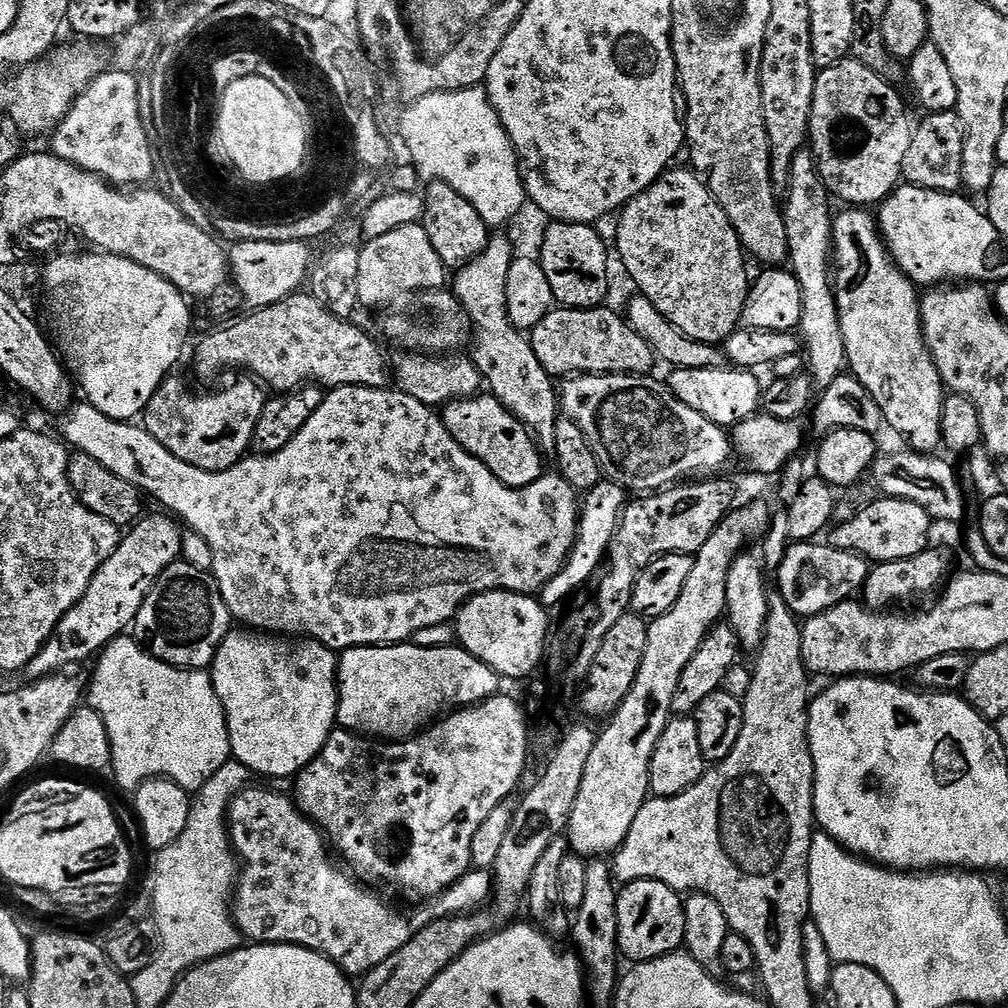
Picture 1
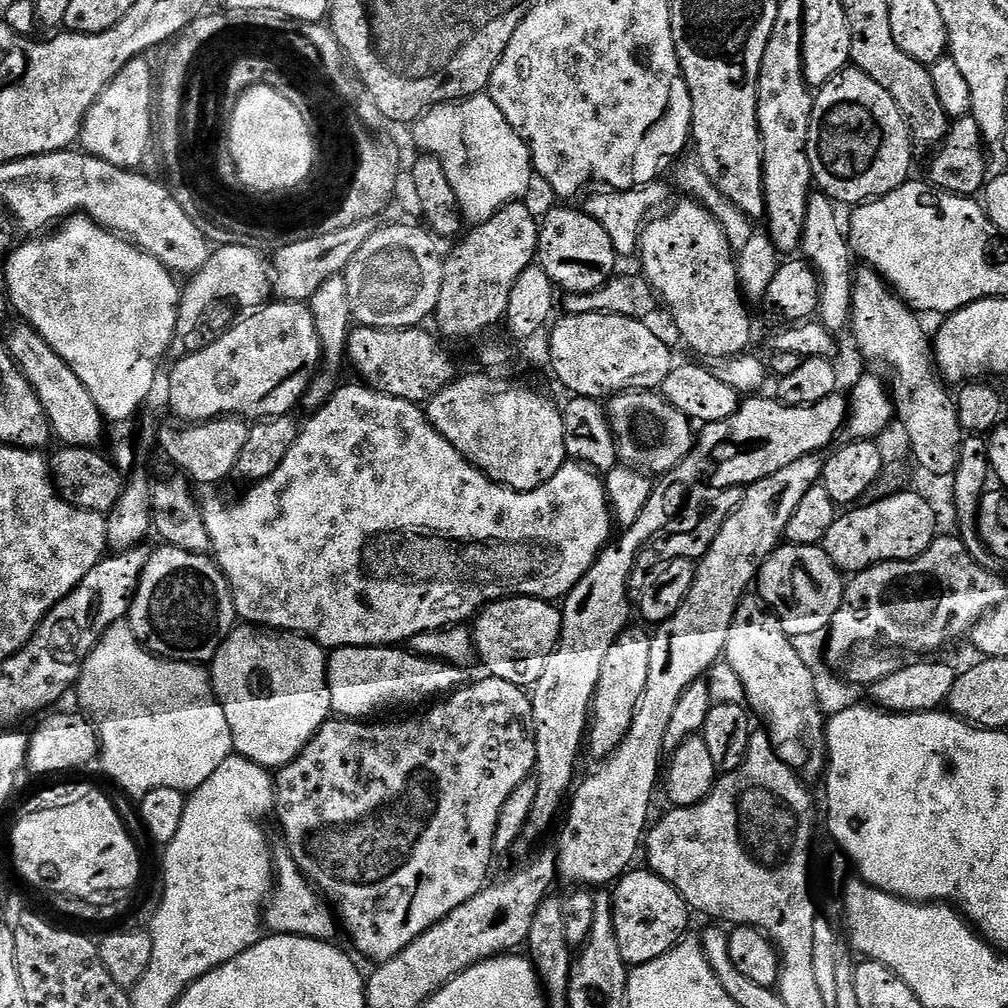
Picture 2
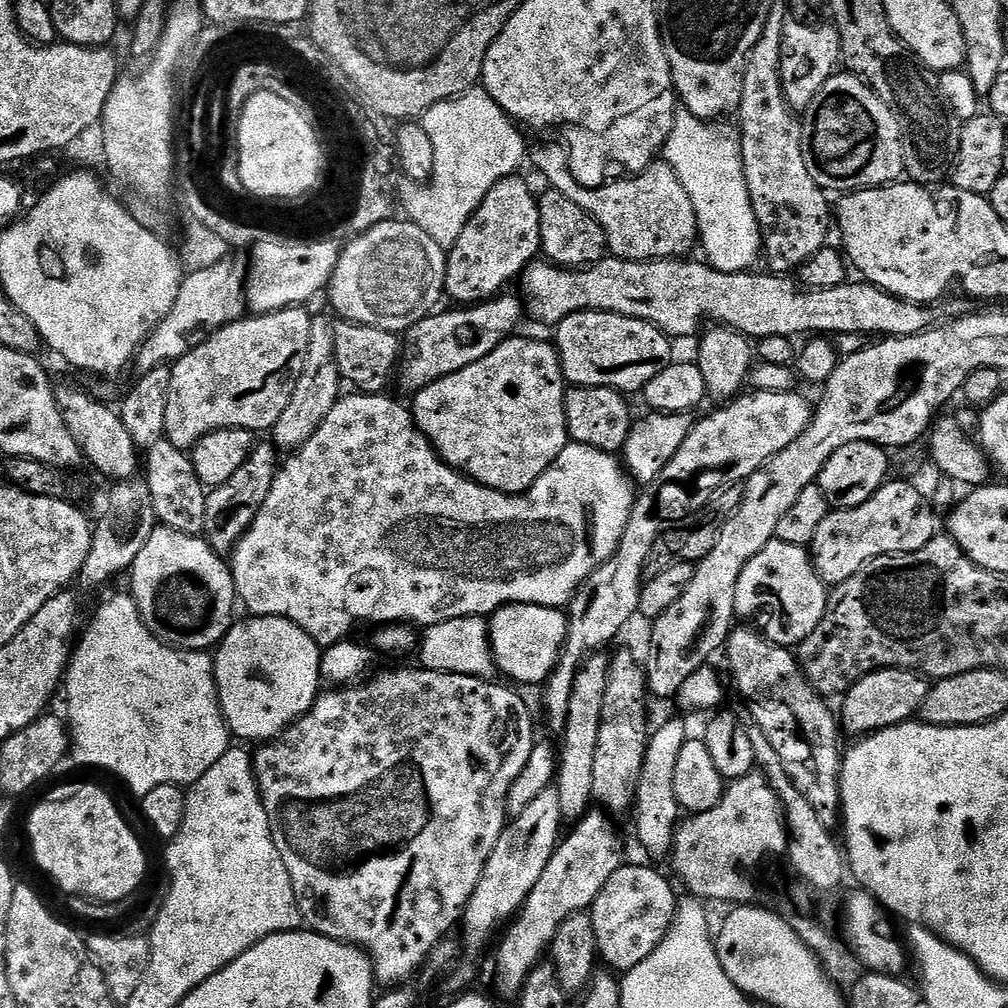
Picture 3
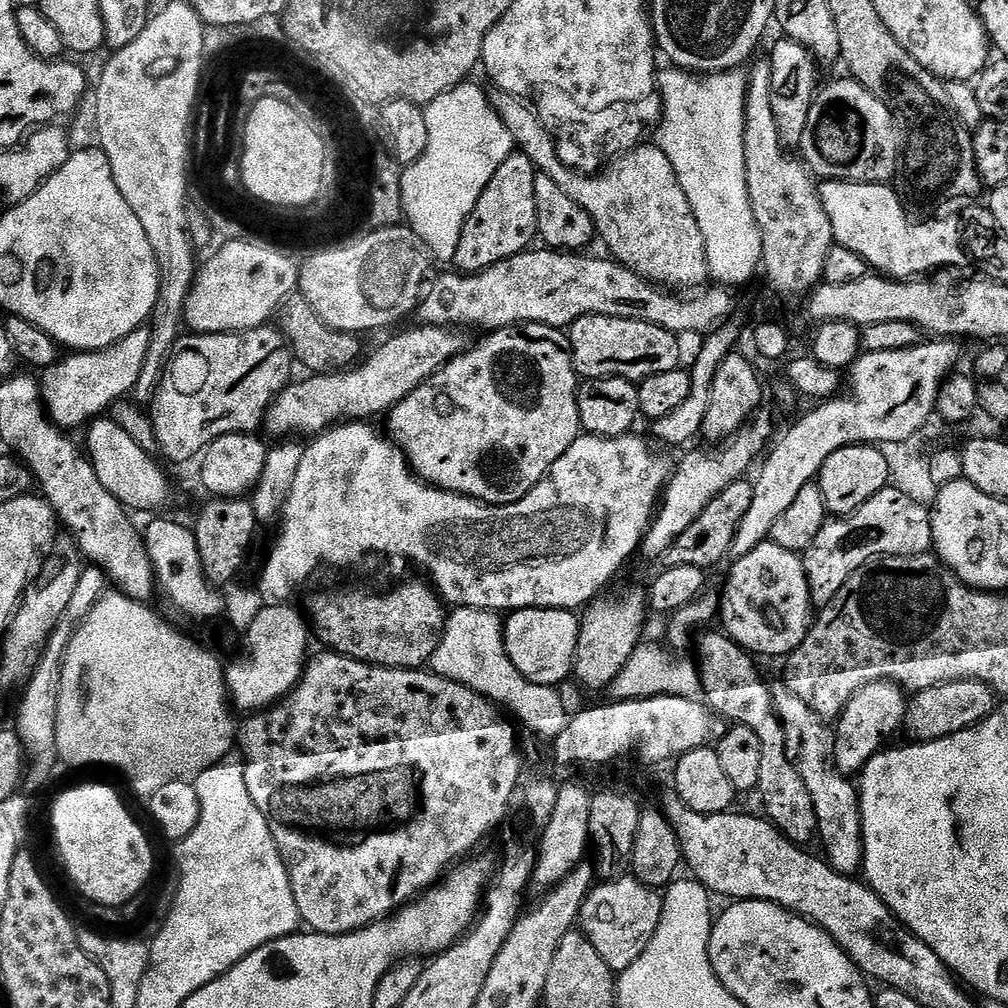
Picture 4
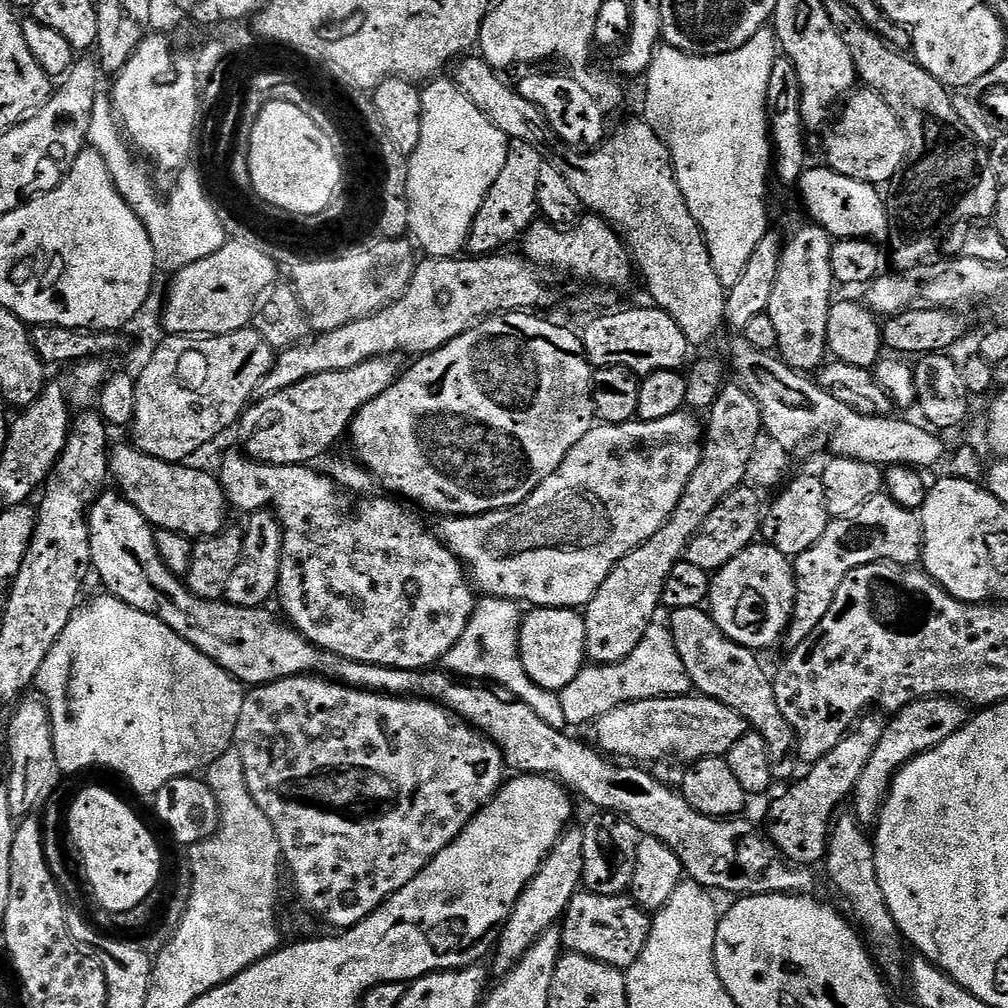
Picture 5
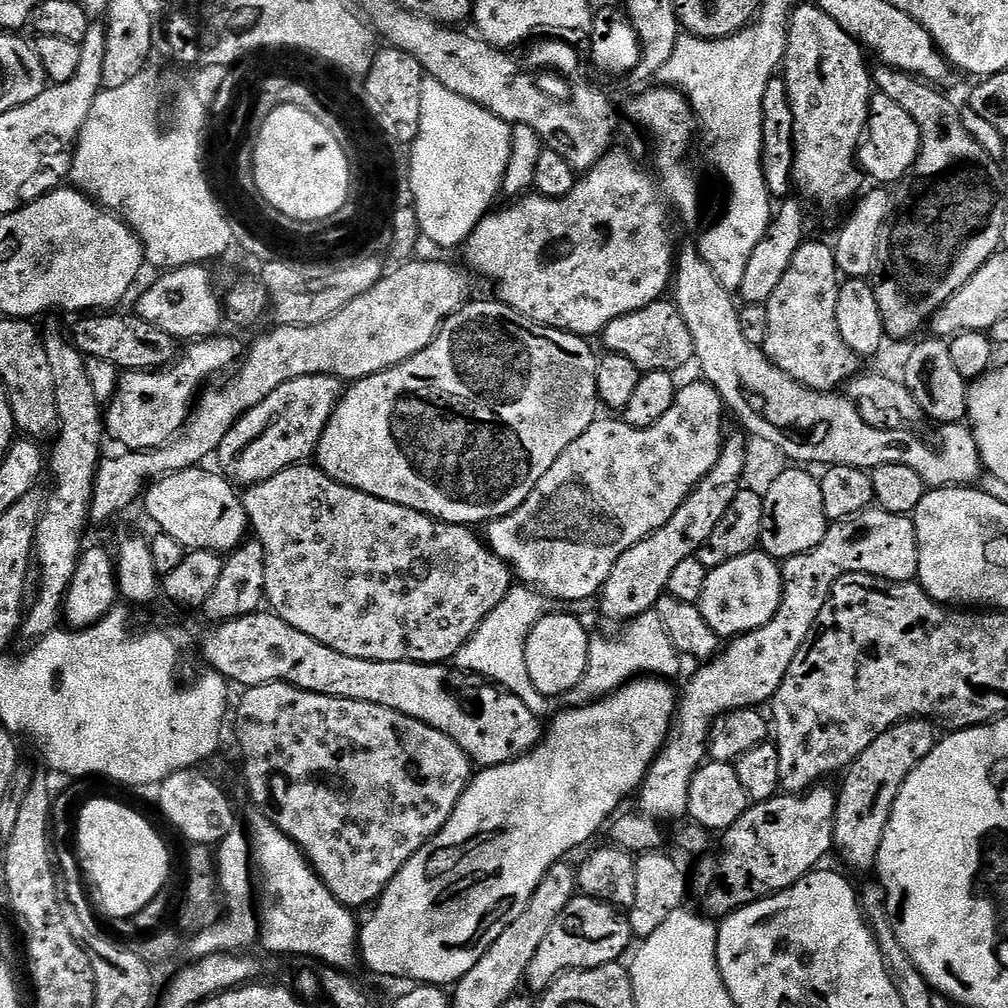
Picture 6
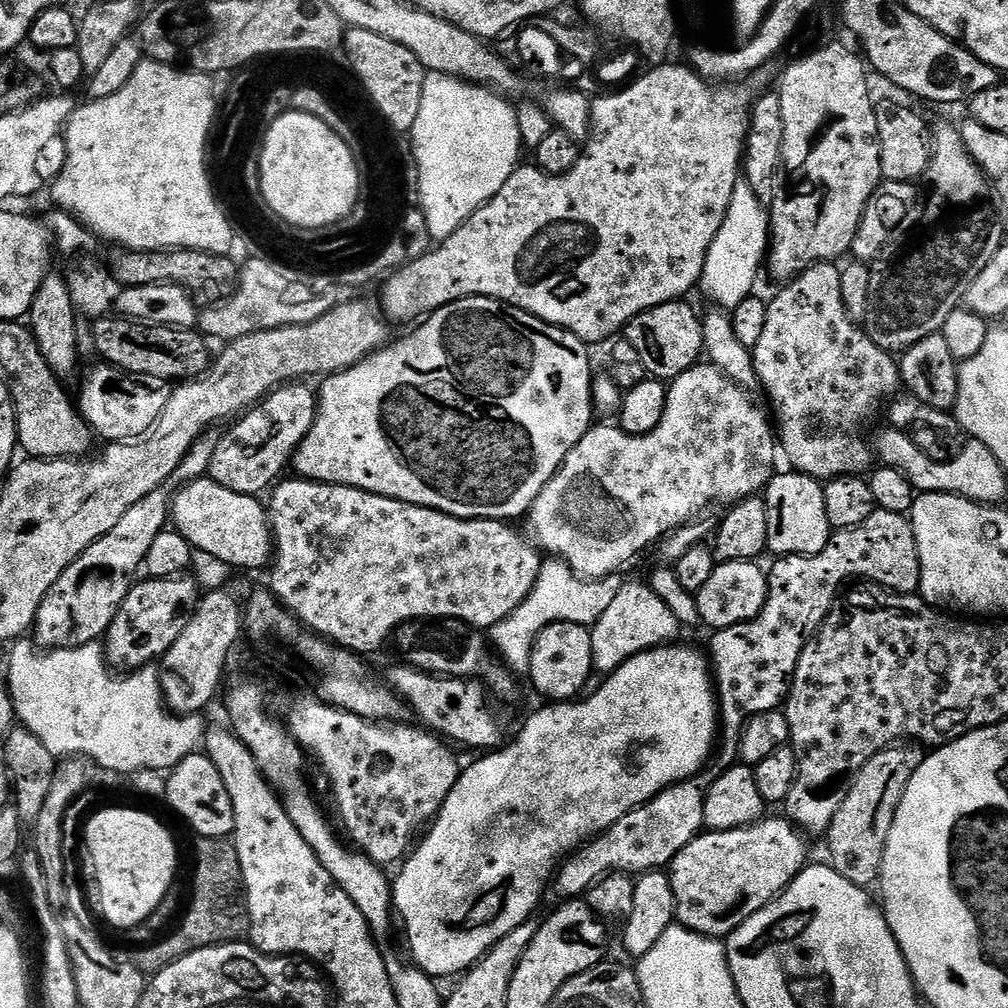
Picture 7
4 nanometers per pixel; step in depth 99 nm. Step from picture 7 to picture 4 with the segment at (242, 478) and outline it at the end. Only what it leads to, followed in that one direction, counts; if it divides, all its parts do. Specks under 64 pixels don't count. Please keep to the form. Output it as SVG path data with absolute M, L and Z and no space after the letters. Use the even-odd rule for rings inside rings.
M420 324L392 336L368 361L357 363L351 370L309 375L309 380L289 383L276 396L264 417L264 430L274 438L288 438L296 432L317 436L337 423L368 422L372 416L383 417L455 356L464 355L470 340L456 326Z

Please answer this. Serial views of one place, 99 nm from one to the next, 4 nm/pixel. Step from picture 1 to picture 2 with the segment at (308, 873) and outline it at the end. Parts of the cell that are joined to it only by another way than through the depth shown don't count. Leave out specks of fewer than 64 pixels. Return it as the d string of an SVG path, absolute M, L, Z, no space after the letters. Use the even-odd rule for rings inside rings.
M277 855L274 860L274 887L262 908L262 920L267 931L281 936L305 936L311 940L335 941L338 920L333 909L322 899L313 884L300 873L294 858Z

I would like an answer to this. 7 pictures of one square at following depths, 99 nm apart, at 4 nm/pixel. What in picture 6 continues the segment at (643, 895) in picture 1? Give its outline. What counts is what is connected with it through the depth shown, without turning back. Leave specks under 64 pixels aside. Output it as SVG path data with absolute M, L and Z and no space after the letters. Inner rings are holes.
M577 894L573 896L570 906L562 910L562 918L554 922L542 946L538 946L538 954L534 954L534 962L530 962L524 975L526 988L535 994L543 994L564 972L617 963L621 959L620 955L628 947L633 947L632 943L632 926L617 905Z

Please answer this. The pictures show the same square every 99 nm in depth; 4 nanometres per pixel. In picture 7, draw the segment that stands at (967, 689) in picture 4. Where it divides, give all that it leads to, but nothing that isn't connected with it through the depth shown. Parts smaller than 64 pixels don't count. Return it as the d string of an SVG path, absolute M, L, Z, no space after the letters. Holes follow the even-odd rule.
M901 742L874 754L874 758L870 758L870 762L866 762L866 766L853 776L846 798L842 806L838 806L838 814L834 814L826 833L827 859L832 868L846 878L846 882L854 882L854 886L868 890L871 884L873 887L879 881L890 826L894 826L902 794L925 755L925 749L919 743Z

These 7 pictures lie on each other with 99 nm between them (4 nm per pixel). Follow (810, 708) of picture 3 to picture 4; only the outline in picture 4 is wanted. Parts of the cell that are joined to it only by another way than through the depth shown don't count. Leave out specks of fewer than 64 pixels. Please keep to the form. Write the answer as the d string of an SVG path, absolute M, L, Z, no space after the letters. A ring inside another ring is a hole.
M783 682L773 683L772 701L776 703L776 713L784 723L784 733L788 739L788 747L794 757L794 763L798 774L802 774L802 782L810 794L810 802L814 802L814 814L816 815L816 830L818 844L824 847L823 855L834 871L841 876L855 877L864 866L864 831L862 830L862 810L860 809L860 794L857 785L849 777L845 776L836 766L836 733L829 721L822 719L798 694L788 689Z

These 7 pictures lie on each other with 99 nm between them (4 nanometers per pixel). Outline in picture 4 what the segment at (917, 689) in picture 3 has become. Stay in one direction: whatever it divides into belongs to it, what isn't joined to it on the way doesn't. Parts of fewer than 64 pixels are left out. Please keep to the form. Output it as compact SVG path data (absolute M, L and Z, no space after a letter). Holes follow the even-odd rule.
M888 680L870 682L846 702L842 714L835 721L836 766L845 776L852 778L863 772L864 768L889 743L888 740L904 727L909 697L899 684Z

